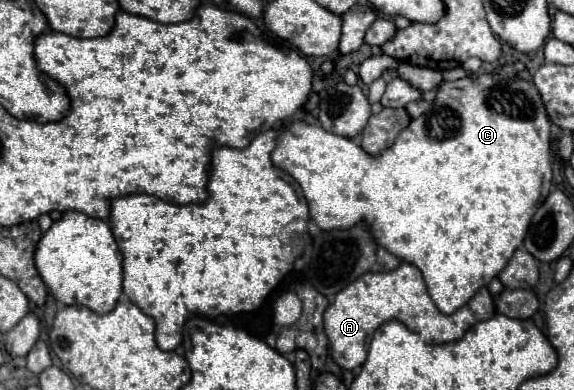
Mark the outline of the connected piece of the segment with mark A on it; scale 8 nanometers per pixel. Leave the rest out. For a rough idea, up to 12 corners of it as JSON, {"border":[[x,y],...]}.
{"border":[[420,270],[366,272],[324,312],[332,360],[354,370],[384,322],[426,344],[464,338],[494,300],[480,288],[450,316]]}

